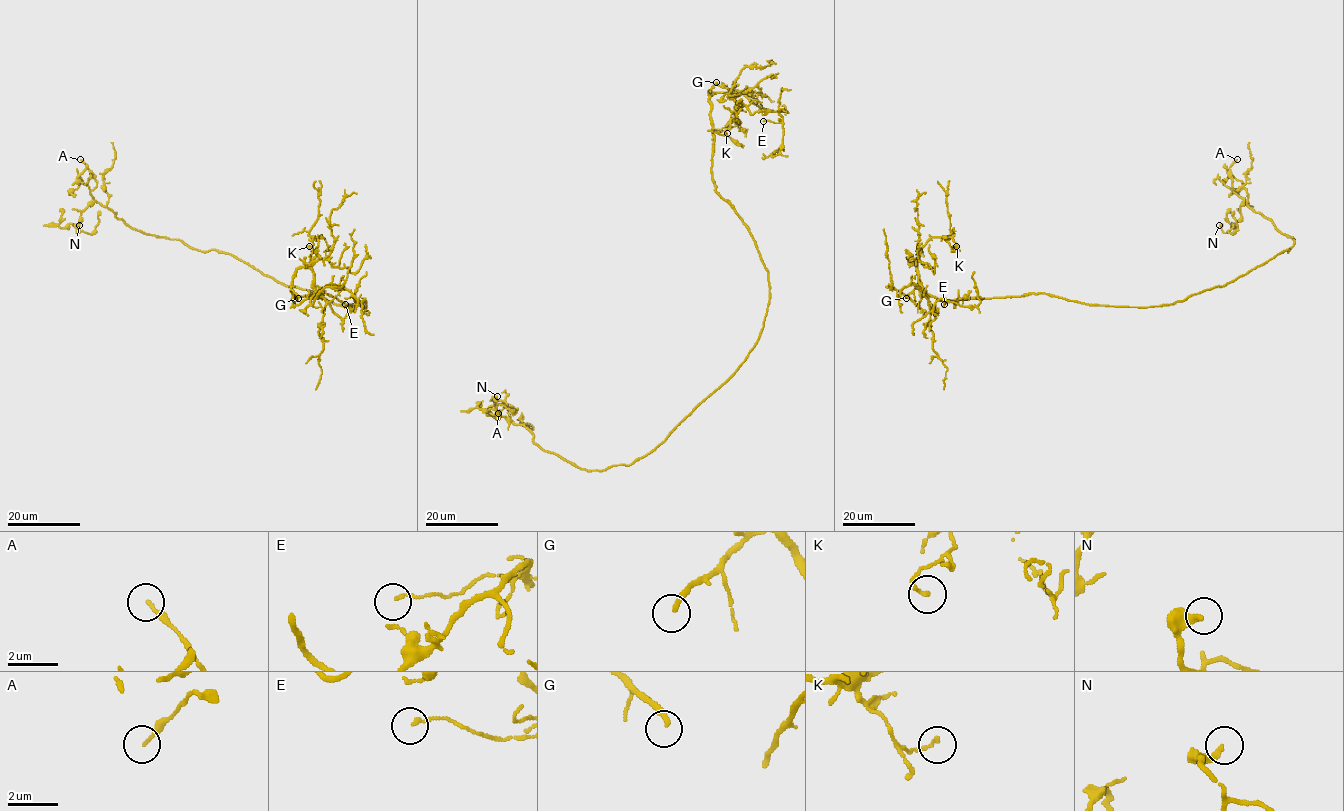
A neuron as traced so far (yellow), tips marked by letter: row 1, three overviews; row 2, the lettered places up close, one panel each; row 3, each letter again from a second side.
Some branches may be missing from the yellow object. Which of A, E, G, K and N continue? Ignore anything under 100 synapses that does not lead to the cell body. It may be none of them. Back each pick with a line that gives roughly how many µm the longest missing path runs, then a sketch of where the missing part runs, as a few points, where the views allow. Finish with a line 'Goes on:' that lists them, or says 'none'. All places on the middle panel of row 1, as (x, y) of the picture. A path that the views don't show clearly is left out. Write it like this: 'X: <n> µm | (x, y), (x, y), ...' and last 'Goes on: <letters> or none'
G: 70 µm
Goes on: G

